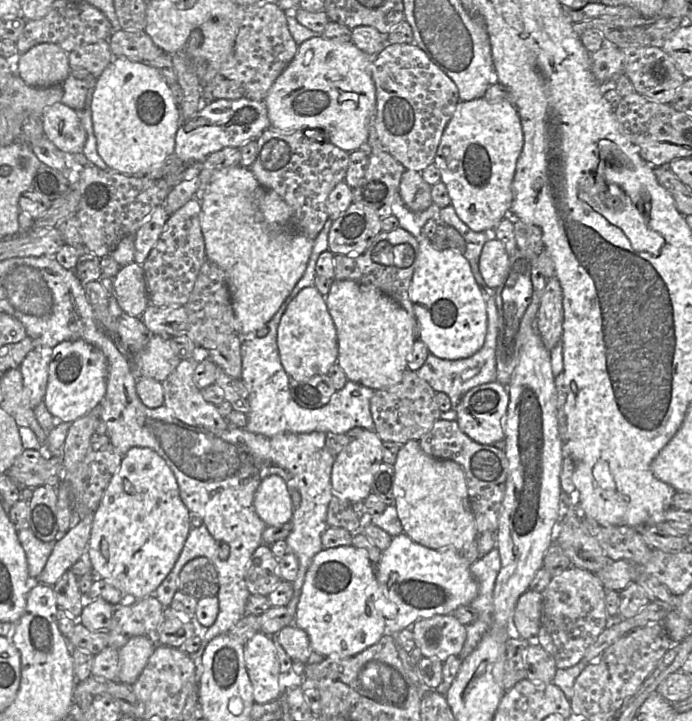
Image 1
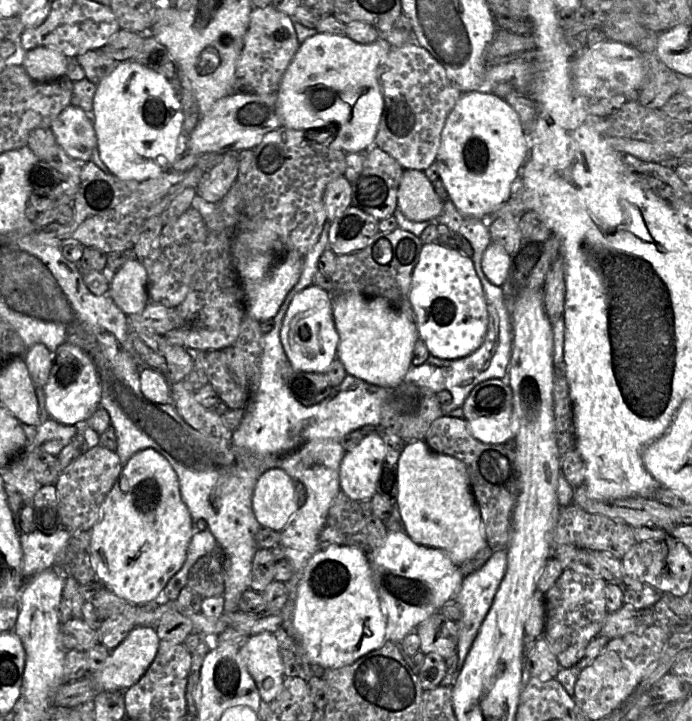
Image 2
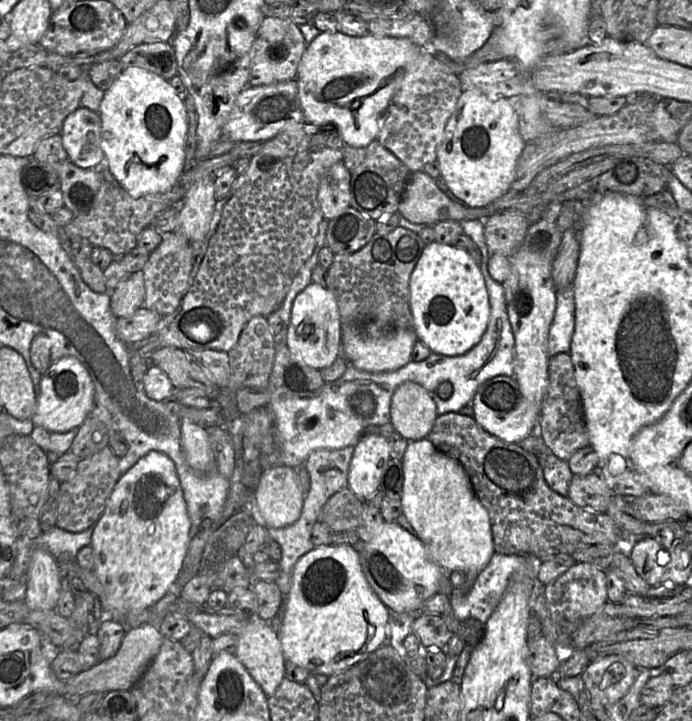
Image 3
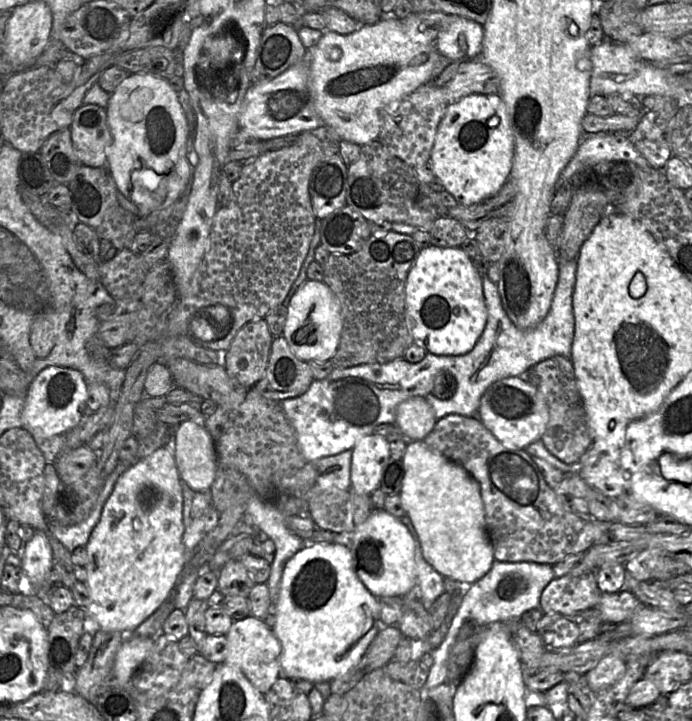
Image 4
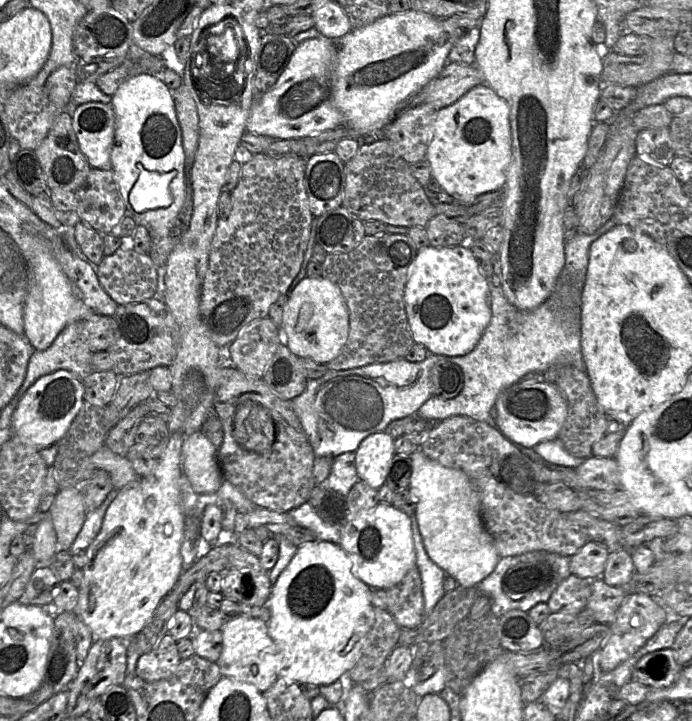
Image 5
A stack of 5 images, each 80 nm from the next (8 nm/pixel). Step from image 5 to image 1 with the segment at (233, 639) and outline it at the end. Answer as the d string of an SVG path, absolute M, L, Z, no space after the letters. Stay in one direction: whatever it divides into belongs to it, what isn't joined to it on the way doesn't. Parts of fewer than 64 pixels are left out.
M257 632L244 645L244 661L253 687L253 699L259 704L275 700L280 692L281 672L271 636Z

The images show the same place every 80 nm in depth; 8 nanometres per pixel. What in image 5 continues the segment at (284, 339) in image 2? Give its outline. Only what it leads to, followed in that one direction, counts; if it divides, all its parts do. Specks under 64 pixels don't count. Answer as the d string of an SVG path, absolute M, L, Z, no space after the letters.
M322 276L305 277L289 296L280 329L283 343L293 354L320 364L329 363L349 335L349 311L339 287Z

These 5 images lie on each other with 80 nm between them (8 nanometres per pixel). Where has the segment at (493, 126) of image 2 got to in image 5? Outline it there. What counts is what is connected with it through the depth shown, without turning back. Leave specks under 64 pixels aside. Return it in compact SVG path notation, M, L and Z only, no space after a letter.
M480 84L455 103L438 110L432 126L426 159L431 166L431 176L458 204L471 204L485 193L496 191L506 185L507 172L512 161L512 135L508 103L486 85Z

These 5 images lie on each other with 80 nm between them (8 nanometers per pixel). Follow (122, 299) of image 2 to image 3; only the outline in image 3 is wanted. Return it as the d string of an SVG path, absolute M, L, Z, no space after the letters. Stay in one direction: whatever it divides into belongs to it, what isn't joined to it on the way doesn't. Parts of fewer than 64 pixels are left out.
M142 271L129 274L110 292L110 308L118 317L127 317L144 307L145 284Z

